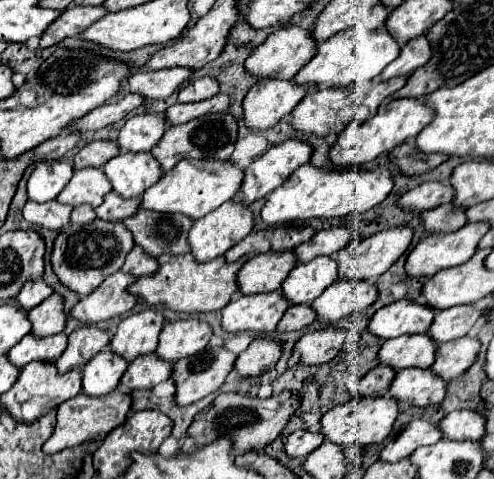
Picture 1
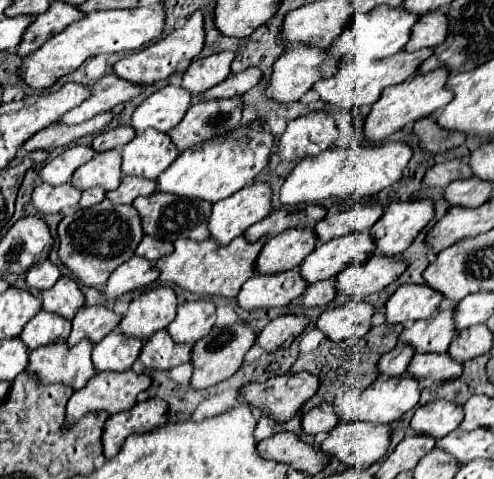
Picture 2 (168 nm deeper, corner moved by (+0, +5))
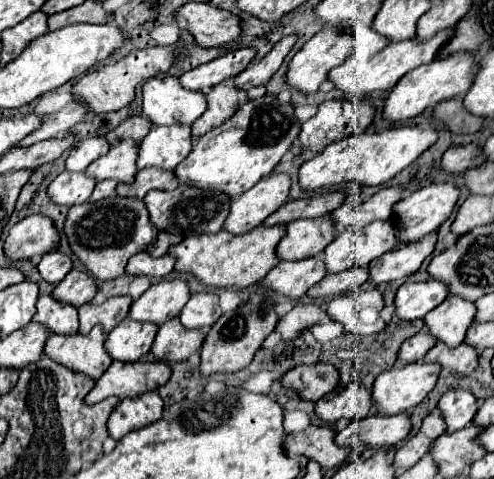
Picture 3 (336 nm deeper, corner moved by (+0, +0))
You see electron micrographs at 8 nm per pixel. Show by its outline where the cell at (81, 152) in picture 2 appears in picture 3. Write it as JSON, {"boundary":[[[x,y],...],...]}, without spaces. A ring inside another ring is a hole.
{"boundary":[[[86,137],[80,139],[78,145],[72,147],[72,153],[66,159],[66,169],[68,171],[84,171],[92,161],[102,157],[104,153],[110,151],[110,143],[106,137]]]}

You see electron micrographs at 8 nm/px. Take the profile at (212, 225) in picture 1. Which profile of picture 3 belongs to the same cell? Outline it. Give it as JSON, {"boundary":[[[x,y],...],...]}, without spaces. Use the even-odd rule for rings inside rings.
{"boundary":[[[272,173],[264,177],[250,191],[232,201],[224,229],[232,235],[242,235],[260,225],[268,215],[288,201],[290,185],[292,183],[286,173]]]}

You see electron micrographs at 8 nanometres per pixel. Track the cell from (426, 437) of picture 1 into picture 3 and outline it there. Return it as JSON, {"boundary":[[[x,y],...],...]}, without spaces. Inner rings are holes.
{"boundary":[[[450,389],[442,395],[438,409],[444,413],[444,421],[448,425],[446,431],[458,431],[472,423],[478,411],[478,399],[474,397],[472,391]]]}

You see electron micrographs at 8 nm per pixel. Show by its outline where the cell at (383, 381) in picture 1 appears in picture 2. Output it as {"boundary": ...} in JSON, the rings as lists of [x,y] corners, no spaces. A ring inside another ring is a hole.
{"boundary":[[[398,342],[394,350],[378,360],[378,376],[402,376],[414,356],[414,348]]]}

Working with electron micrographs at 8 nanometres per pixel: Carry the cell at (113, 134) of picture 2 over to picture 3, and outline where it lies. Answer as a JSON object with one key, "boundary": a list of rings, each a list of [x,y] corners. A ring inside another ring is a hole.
{"boundary":[[[134,115],[134,117],[128,117],[126,121],[122,121],[120,127],[112,129],[106,135],[106,139],[110,141],[110,145],[114,145],[114,143],[118,143],[118,141],[122,141],[126,137],[142,141],[150,129],[152,129],[152,123],[144,115]]]}

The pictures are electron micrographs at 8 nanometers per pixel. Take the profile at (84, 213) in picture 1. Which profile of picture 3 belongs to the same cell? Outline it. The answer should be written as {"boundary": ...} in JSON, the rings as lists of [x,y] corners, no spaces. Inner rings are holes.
{"boundary":[[[104,179],[104,181],[98,181],[98,183],[96,183],[96,189],[94,189],[92,197],[90,197],[90,201],[100,201],[100,199],[104,199],[104,197],[114,195],[114,193],[116,193],[116,185],[118,185],[116,179]]]}

